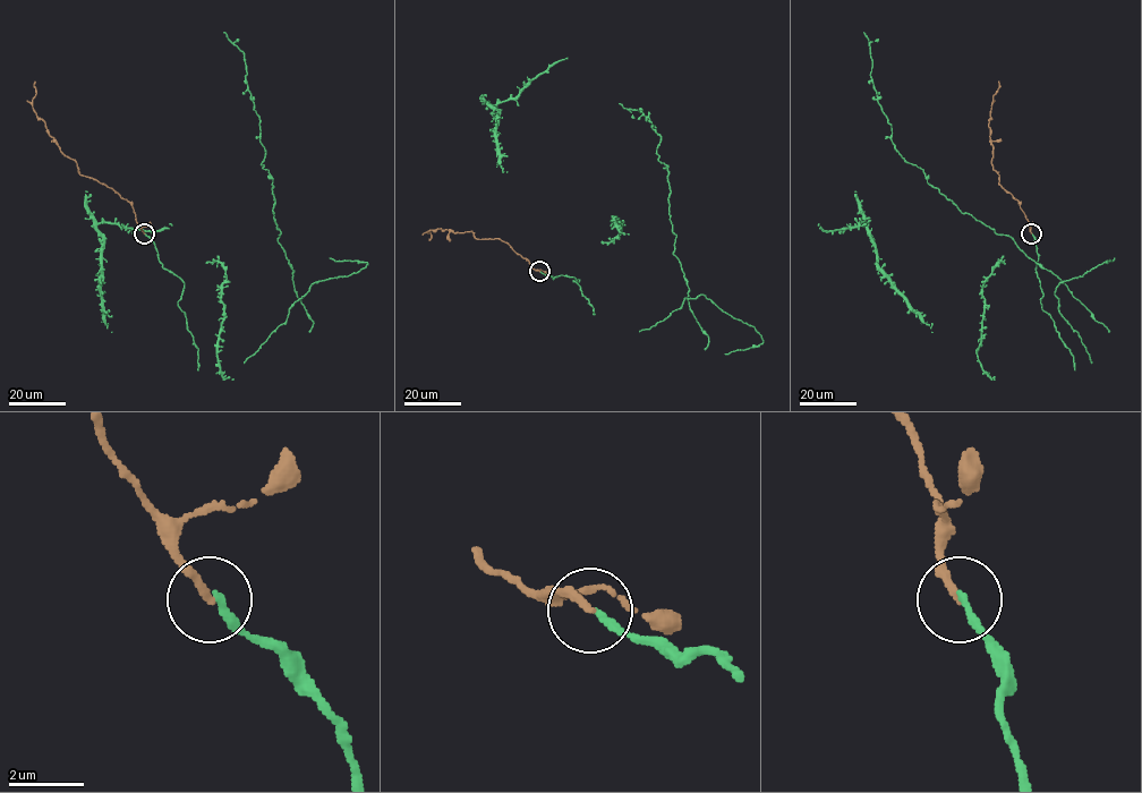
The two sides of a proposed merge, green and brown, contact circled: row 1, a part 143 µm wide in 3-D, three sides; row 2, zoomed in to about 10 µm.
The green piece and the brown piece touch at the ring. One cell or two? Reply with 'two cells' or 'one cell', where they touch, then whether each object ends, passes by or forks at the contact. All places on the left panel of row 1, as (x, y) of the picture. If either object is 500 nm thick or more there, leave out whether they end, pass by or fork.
one cell; place (144, 233); green ends; brown ends

